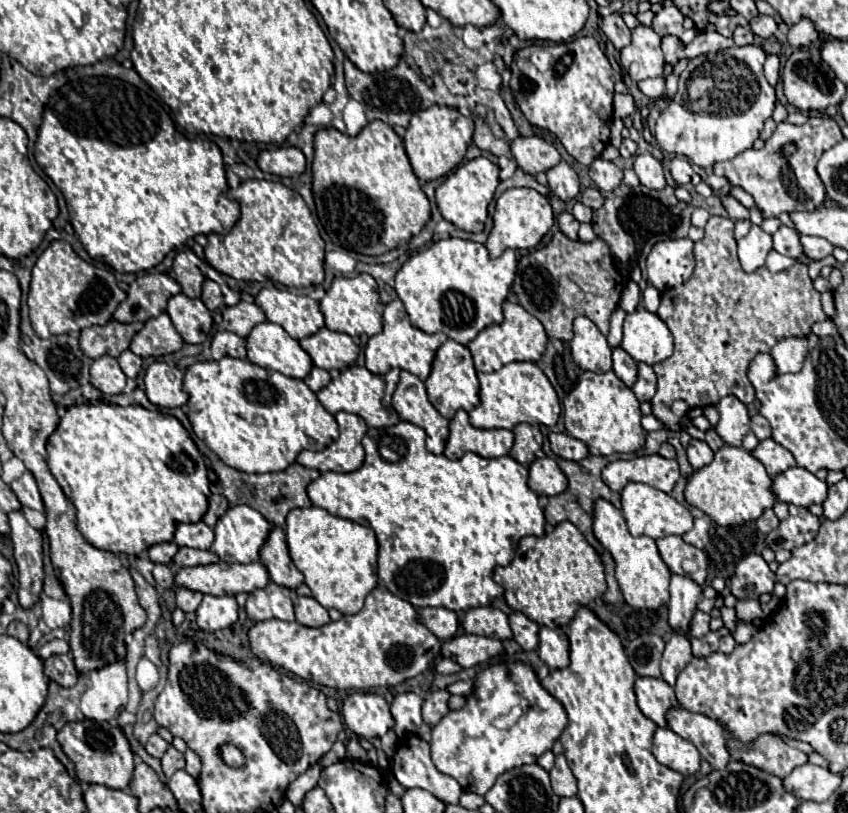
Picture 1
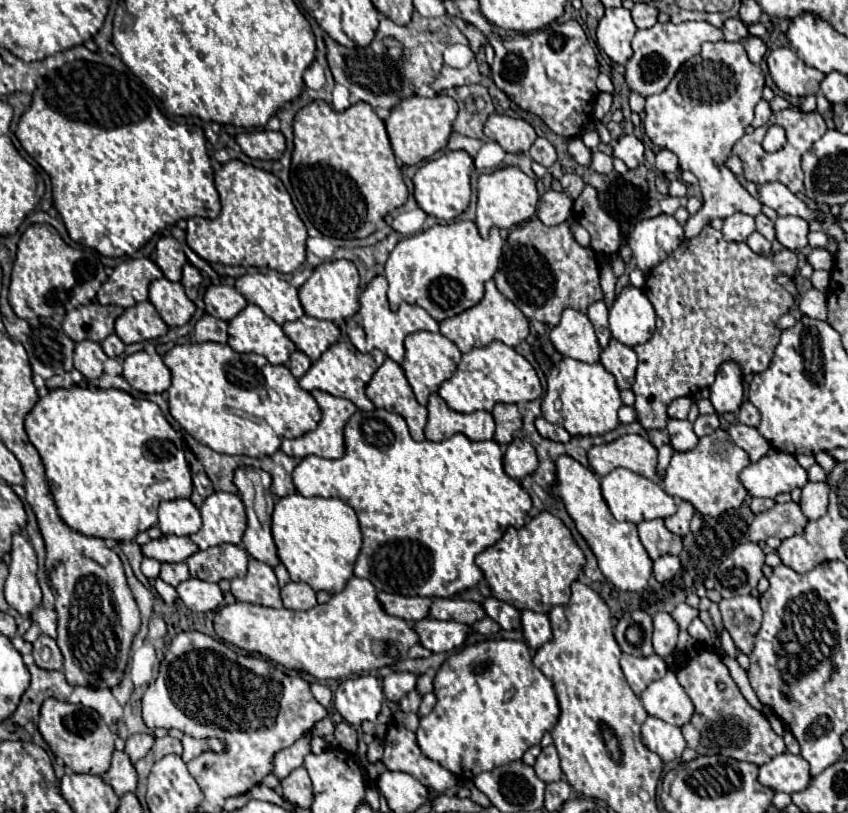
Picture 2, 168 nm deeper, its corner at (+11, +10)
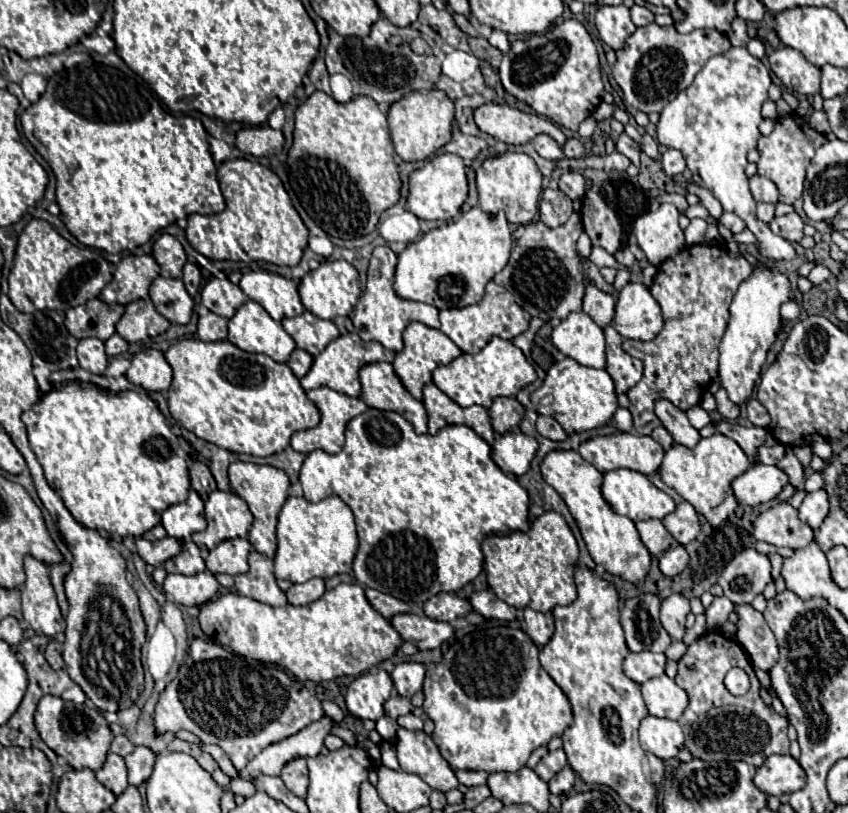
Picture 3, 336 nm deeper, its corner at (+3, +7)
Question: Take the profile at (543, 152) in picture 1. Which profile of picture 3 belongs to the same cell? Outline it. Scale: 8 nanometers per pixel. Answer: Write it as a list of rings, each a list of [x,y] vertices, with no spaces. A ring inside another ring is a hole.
[[[490,102],[486,106],[480,106],[474,114],[474,120],[482,132],[486,132],[506,144],[514,144],[514,146],[526,144],[526,142],[534,140],[538,134],[554,136],[560,144],[564,142],[564,138],[562,138],[564,132],[558,126],[554,126],[550,120],[520,112],[506,104],[500,106],[500,104]]]

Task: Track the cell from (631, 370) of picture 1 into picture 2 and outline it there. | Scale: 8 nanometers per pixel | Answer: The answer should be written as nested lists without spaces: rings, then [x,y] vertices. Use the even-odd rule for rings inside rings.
[[[596,301],[596,303],[590,303],[588,307],[588,319],[592,321],[594,329],[596,329],[596,335],[598,335],[598,341],[602,347],[608,345],[610,341],[610,329],[608,329],[608,305],[604,301]]]

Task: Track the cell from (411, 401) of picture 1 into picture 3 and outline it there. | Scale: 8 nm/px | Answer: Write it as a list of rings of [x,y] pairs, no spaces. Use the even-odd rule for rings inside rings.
[[[374,362],[360,370],[362,400],[370,408],[392,410],[402,414],[416,430],[416,434],[428,432],[428,414],[422,402],[418,402],[400,382],[392,364]]]

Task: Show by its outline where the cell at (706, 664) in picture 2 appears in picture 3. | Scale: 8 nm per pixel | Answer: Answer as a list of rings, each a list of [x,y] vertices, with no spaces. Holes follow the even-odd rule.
[[[706,632],[692,646],[688,646],[688,652],[678,662],[678,674],[674,680],[680,688],[684,688],[688,692],[688,698],[690,698],[688,710],[680,716],[678,724],[682,726],[682,730],[686,734],[686,748],[690,748],[694,758],[700,758],[700,760],[744,760],[758,768],[764,764],[766,756],[788,754],[788,750],[790,750],[790,740],[786,736],[788,720],[778,716],[772,708],[768,708],[760,700],[760,696],[758,696],[760,682],[754,676],[754,670],[752,670],[748,658],[744,658],[744,650],[740,650],[740,646],[736,646],[734,640],[724,638],[722,632]],[[730,668],[742,668],[750,676],[750,690],[744,696],[732,696],[724,688],[722,680]]]

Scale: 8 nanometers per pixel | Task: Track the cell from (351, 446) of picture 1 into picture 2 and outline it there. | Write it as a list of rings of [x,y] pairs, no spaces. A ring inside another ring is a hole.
[[[312,391],[322,419],[314,431],[304,433],[296,439],[284,439],[282,451],[294,457],[318,455],[326,459],[340,459],[344,455],[344,425],[354,415],[356,405],[348,399],[334,397],[324,391]]]

